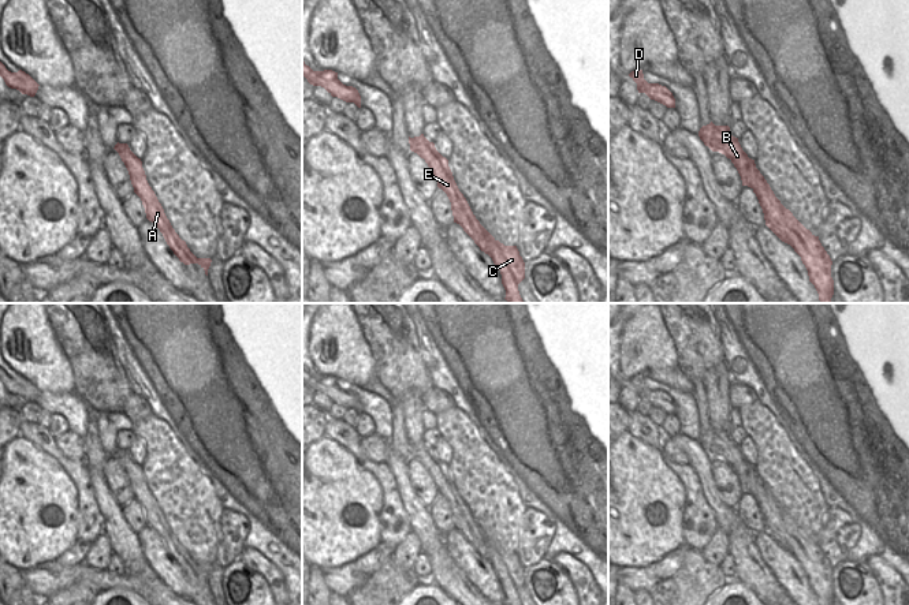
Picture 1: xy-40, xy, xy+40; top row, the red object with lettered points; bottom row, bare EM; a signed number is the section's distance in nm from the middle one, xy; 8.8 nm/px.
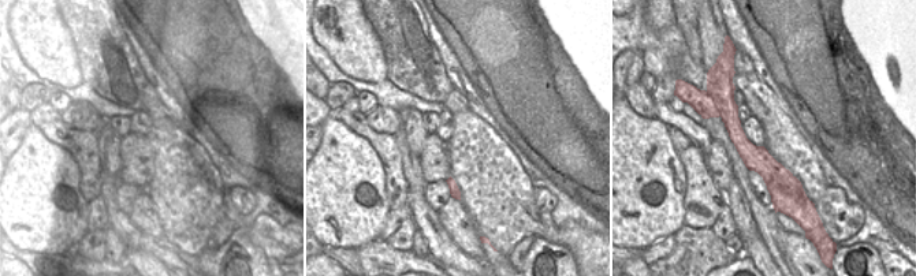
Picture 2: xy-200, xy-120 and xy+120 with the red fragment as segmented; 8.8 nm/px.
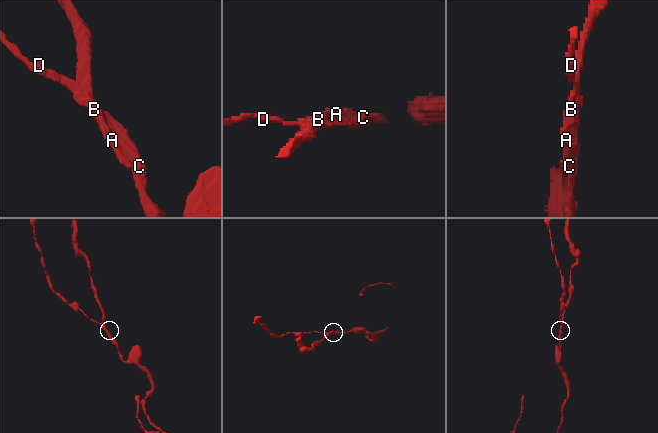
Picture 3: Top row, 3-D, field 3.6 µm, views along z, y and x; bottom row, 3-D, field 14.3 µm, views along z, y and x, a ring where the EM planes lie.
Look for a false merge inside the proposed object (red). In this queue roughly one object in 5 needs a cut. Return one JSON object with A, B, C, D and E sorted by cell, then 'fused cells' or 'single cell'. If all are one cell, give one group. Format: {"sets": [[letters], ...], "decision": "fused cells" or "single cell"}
{"sets": [["A", "B", "D", "E"], ["C"]], "decision": "fused cells"}

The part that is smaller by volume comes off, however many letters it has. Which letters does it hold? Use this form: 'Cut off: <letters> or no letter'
Cut off: A, B, D, E.

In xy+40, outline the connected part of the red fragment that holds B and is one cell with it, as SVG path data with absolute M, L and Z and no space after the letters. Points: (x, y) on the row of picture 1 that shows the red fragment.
M711 122L700 128L698 137L712 152L719 152L730 158L741 176L742 186L750 187L746 173L750 168L756 168L755 160L742 150L738 138L731 135L729 126L715 126Z

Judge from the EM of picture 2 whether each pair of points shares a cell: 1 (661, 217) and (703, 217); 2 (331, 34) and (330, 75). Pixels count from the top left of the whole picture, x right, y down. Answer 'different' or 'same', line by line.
1: different
2: different

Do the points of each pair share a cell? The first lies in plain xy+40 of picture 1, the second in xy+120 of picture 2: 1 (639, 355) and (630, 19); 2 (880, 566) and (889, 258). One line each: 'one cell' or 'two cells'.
1: two cells
2: one cell

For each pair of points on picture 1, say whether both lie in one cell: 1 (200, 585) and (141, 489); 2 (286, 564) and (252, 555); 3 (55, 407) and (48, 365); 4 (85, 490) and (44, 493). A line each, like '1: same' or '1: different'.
1: same
2: different
3: different
4: different

